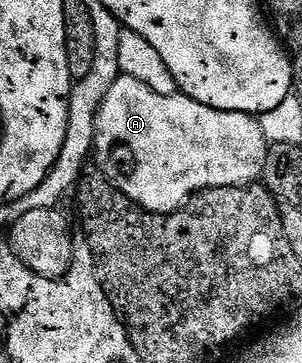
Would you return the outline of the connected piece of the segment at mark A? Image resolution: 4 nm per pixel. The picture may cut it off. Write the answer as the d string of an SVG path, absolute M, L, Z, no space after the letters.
M121 74L118 80L110 89L99 105L98 115L95 117L95 137L93 154L97 157L97 166L103 176L109 179L118 191L124 192L134 203L139 203L146 211L155 211L161 215L170 215L174 211L179 211L196 194L197 191L207 191L210 187L244 187L253 184L261 176L266 160L268 144L262 132L261 122L253 115L245 115L239 111L217 111L208 105L204 105L195 99L189 99L187 95L175 93L172 95L161 95L148 85L136 81L132 77Z

